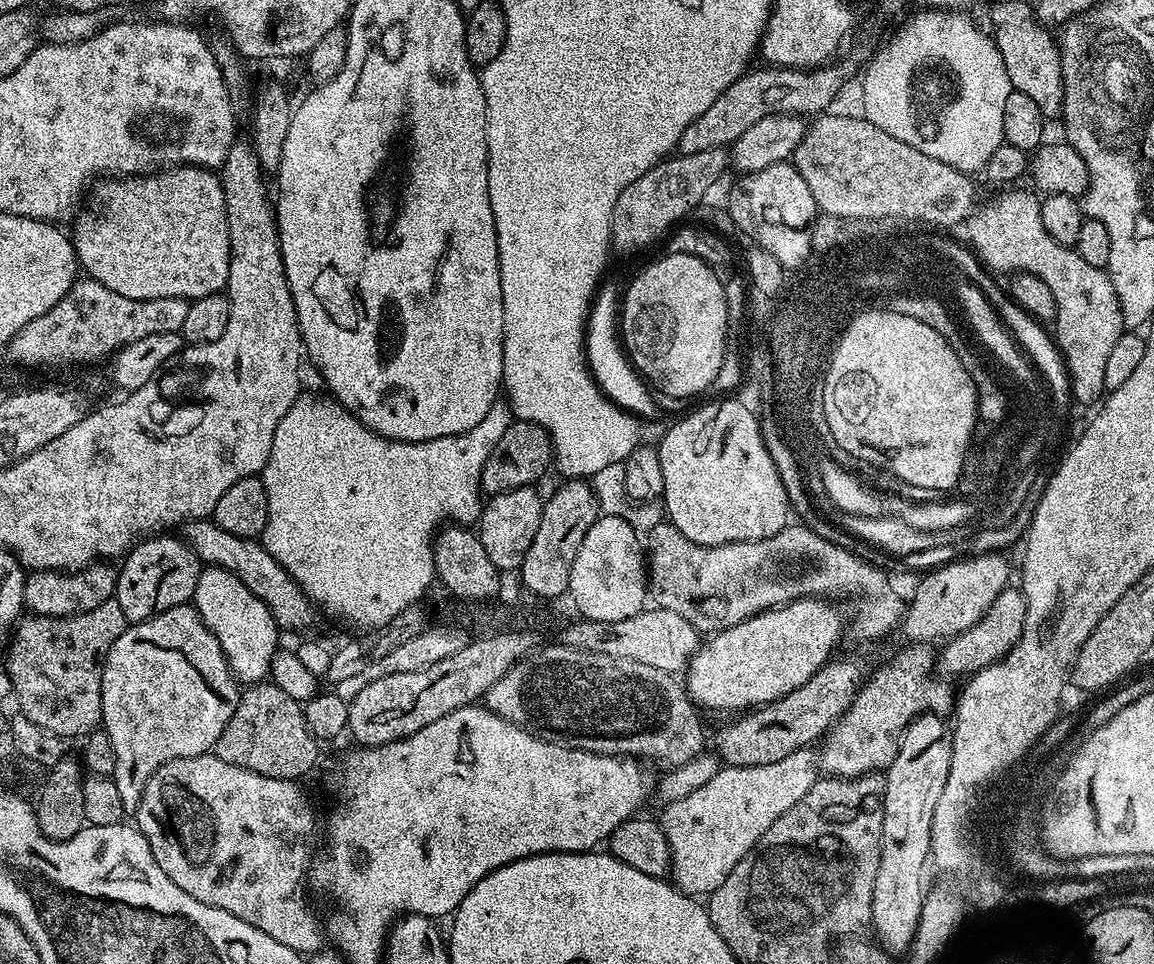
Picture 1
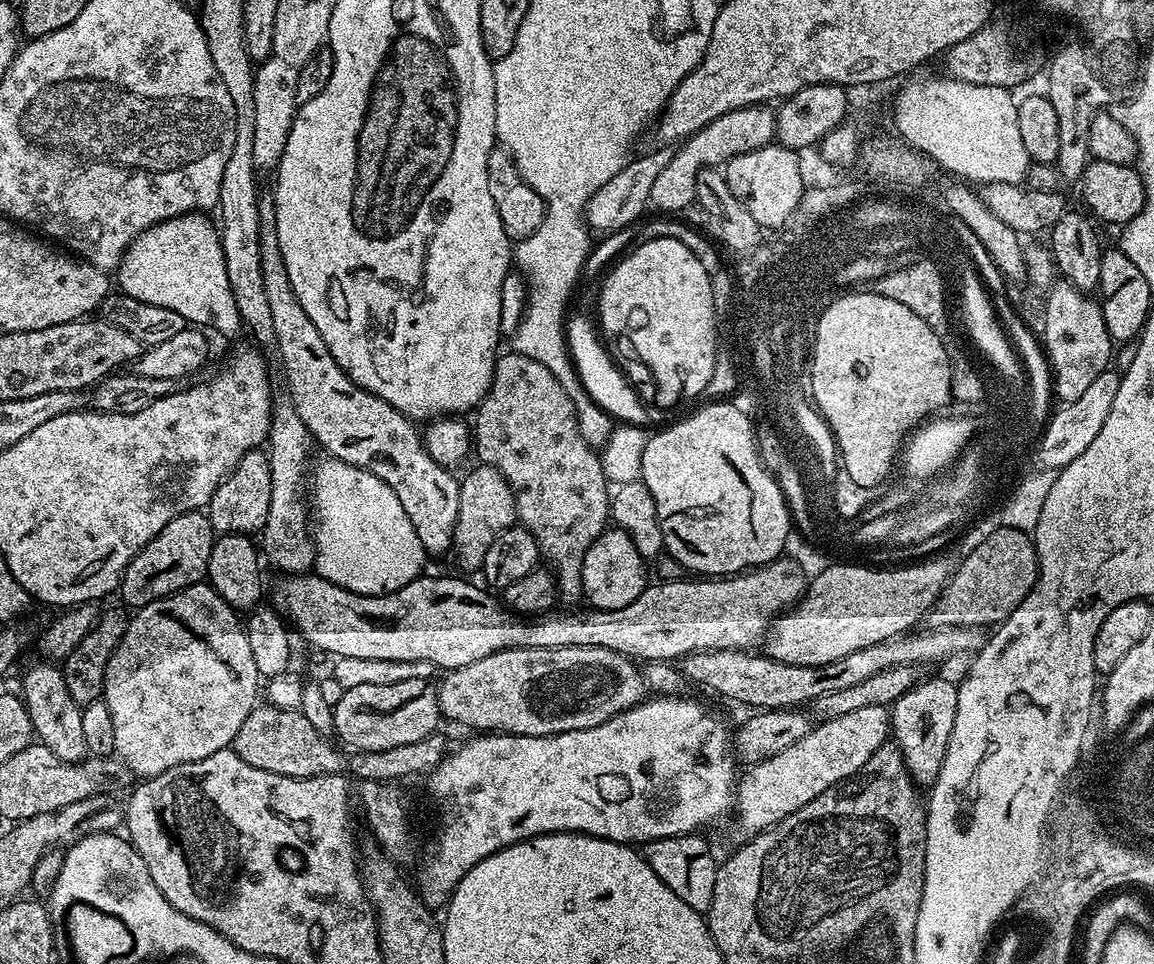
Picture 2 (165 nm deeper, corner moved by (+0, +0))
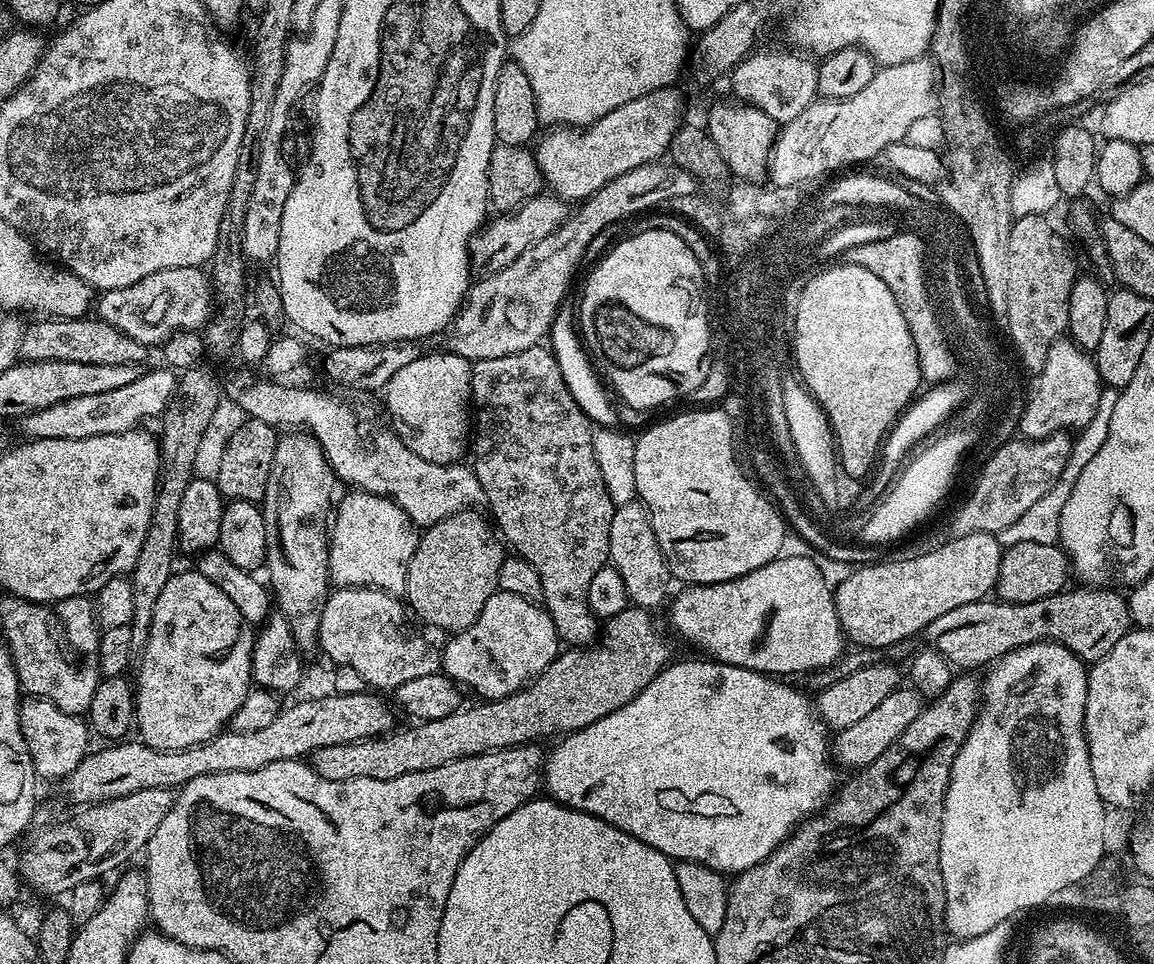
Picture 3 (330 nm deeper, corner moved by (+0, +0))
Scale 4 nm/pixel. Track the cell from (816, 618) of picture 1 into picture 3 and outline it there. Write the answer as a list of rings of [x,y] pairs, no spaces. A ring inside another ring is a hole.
[[[971,532],[970,534],[962,534],[961,536],[953,535],[952,540],[948,540],[945,544],[940,544],[937,548],[932,548],[929,552],[924,552],[921,556],[908,556],[905,560],[892,560],[893,558],[885,559],[883,562],[875,564],[865,564],[857,567],[857,572],[852,572],[839,585],[834,588],[834,595],[836,597],[836,609],[838,610],[838,618],[840,625],[844,631],[845,637],[849,641],[852,640],[853,645],[860,648],[870,648],[873,650],[881,650],[880,648],[888,648],[891,644],[900,644],[903,640],[908,640],[911,636],[916,636],[923,633],[930,626],[930,622],[934,622],[934,618],[942,618],[942,614],[946,614],[949,610],[954,610],[958,606],[966,606],[966,602],[978,602],[985,599],[995,589],[996,579],[998,578],[998,570],[1000,563],[1004,557],[1004,549],[1000,547],[1000,537],[994,532]]]

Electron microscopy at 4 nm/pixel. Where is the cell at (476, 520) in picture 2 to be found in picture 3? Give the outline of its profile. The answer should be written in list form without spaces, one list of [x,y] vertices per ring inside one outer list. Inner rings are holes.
[[[480,510],[459,512],[419,533],[416,549],[406,570],[406,586],[403,595],[408,596],[408,604],[416,611],[416,616],[432,628],[441,628],[447,634],[455,634],[469,628],[482,614],[482,606],[498,591],[498,570],[506,555],[505,545],[489,517]]]

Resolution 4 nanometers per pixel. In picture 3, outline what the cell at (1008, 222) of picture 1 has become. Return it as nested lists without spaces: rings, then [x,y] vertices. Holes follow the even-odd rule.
[[[1061,338],[1050,346],[1046,354],[1046,366],[1035,377],[1036,385],[1027,397],[1024,412],[1018,419],[1019,435],[1033,442],[1044,440],[1056,432],[1079,430],[1094,418],[1094,410],[1098,410],[1100,397],[1100,375],[1096,369],[1096,361],[1071,338]]]

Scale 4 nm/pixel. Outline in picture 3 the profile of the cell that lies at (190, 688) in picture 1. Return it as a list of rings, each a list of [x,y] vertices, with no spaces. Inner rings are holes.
[[[195,570],[177,571],[170,578],[170,582],[166,582],[162,594],[158,594],[158,602],[154,606],[154,618],[150,622],[150,638],[146,642],[144,652],[138,657],[140,669],[137,670],[136,676],[134,675],[134,691],[136,693],[134,728],[137,733],[140,731],[139,739],[160,752],[169,752],[170,750],[192,748],[196,744],[204,744],[207,740],[225,731],[232,715],[238,710],[238,706],[242,706],[242,702],[248,697],[254,684],[252,678],[253,643],[253,633],[250,631],[249,625],[245,624],[243,618],[238,614],[238,606],[234,606],[234,602],[230,602],[230,598],[226,598],[226,594],[222,594],[222,590],[218,590],[218,586],[214,586],[214,582],[210,582],[210,578],[206,578]]]

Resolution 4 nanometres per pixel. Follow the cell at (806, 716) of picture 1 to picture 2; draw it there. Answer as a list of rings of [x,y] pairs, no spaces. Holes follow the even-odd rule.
[[[996,526],[965,558],[964,565],[951,573],[936,605],[926,617],[927,623],[933,628],[966,626],[987,629],[988,624],[999,626],[1023,602],[1026,594],[1030,594],[1037,567],[1033,537],[1027,532]]]

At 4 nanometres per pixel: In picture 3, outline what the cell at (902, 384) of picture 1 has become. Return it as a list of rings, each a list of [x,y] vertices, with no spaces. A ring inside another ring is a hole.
[[[854,262],[843,264],[835,270],[827,271],[826,274],[818,274],[814,282],[804,293],[803,298],[798,298],[798,370],[803,376],[808,376],[808,388],[816,388],[816,396],[824,400],[829,412],[832,412],[833,423],[836,424],[839,432],[840,449],[844,451],[844,464],[848,468],[848,473],[860,476],[864,468],[868,468],[868,460],[871,460],[872,452],[875,449],[876,440],[882,438],[890,426],[890,421],[899,413],[899,409],[910,398],[912,388],[916,384],[916,360],[914,355],[914,340],[909,338],[907,328],[901,320],[901,312],[896,304],[893,304],[893,297],[886,292],[883,284],[876,280],[875,276],[864,272],[861,267]]]

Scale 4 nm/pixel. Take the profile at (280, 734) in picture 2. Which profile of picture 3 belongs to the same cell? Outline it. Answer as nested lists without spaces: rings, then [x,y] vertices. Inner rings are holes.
[[[629,606],[622,614],[603,621],[598,642],[561,651],[540,676],[519,692],[501,700],[476,702],[473,708],[461,707],[446,718],[413,723],[413,728],[393,730],[383,738],[320,748],[311,753],[310,763],[330,782],[363,776],[379,780],[402,778],[402,774],[434,770],[434,766],[494,750],[544,742],[547,736],[560,738],[590,726],[642,694],[673,659],[672,648],[652,616],[647,608]]]

